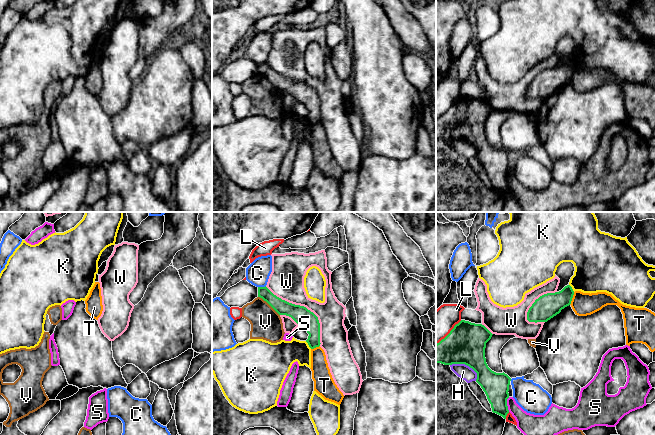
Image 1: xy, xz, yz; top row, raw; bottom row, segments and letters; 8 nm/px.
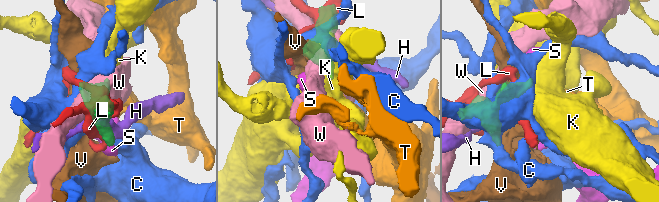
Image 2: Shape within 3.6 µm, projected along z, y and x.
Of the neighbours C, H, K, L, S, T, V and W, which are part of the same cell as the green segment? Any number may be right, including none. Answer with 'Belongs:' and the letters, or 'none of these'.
Belongs: none of these

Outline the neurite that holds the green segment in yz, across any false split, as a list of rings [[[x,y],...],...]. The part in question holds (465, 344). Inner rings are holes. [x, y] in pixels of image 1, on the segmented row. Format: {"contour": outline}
{"contour": [[[461,320],[436,344],[436,363],[465,364],[477,373],[476,382],[485,392],[492,412],[506,419],[511,378],[492,371],[485,358],[486,343],[492,333],[482,324]]]}

